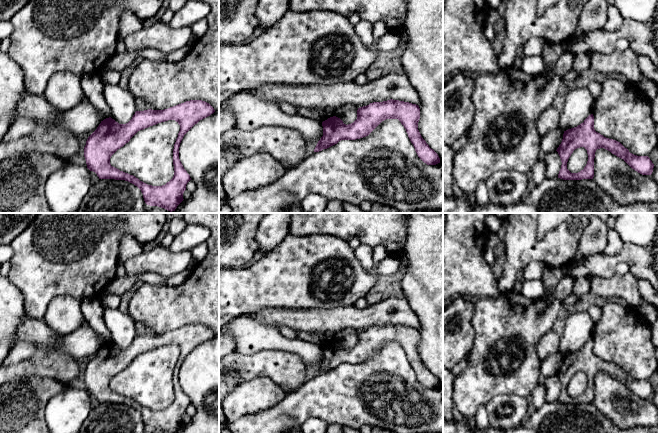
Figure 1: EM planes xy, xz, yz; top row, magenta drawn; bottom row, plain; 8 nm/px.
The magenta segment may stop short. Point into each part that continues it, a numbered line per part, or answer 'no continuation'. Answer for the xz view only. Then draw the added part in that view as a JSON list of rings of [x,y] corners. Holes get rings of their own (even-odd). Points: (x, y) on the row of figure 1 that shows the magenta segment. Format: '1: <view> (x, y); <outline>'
no continuation

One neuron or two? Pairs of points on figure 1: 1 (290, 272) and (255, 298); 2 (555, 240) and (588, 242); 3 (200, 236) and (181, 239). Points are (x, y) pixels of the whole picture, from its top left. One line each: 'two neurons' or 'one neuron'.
1: one neuron
2: two neurons
3: one neuron

